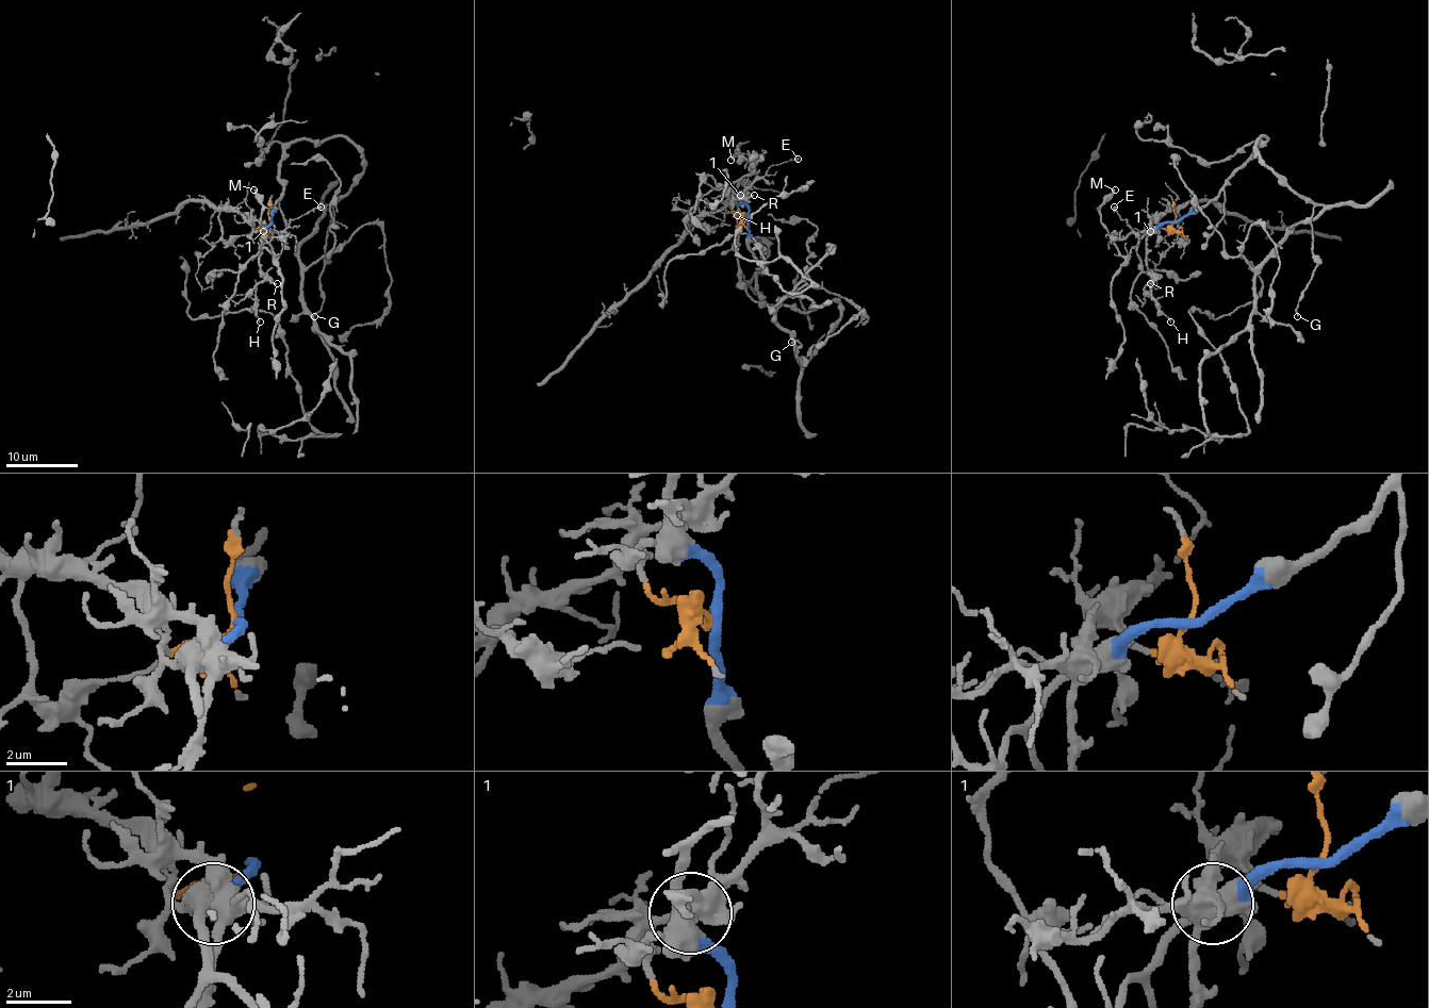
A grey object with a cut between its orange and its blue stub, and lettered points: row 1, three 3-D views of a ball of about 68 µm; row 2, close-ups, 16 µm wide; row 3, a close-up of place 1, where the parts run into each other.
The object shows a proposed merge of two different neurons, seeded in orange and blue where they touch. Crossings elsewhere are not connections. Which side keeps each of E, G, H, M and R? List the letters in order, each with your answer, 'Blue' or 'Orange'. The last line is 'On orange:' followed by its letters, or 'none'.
E: Orange
G: Blue
H: Orange
M: Blue
R: Orange
On orange: E, H, R

